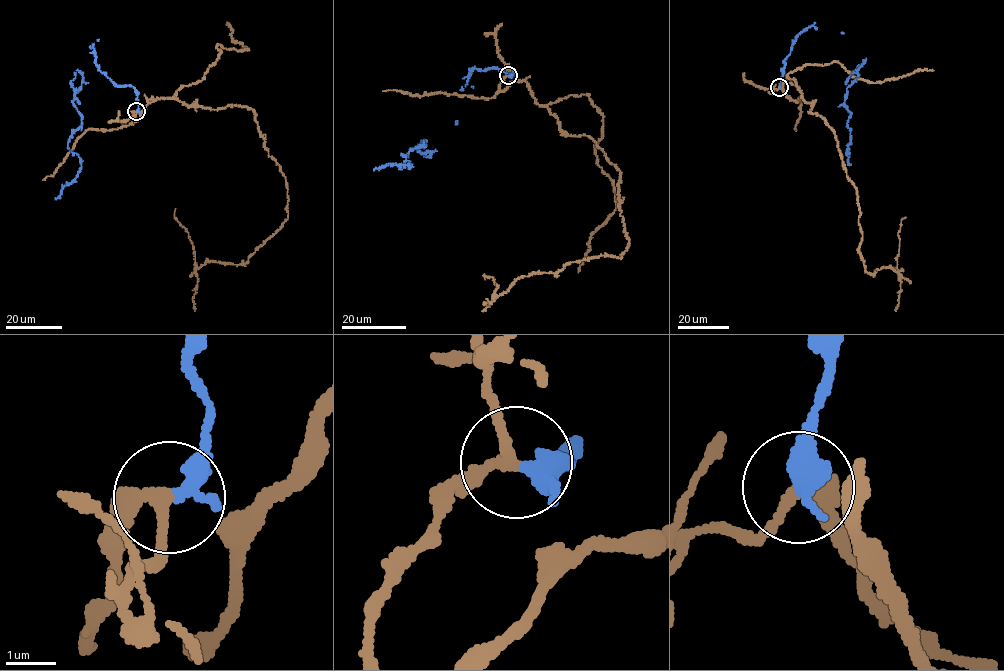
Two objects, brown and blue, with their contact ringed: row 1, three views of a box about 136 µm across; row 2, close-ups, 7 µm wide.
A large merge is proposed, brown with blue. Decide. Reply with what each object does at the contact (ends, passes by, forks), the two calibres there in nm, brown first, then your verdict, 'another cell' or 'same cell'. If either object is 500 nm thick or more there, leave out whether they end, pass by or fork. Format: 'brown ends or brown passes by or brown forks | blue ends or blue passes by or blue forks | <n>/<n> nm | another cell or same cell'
brown passes by | blue ends | 220/440 nm | another cell

